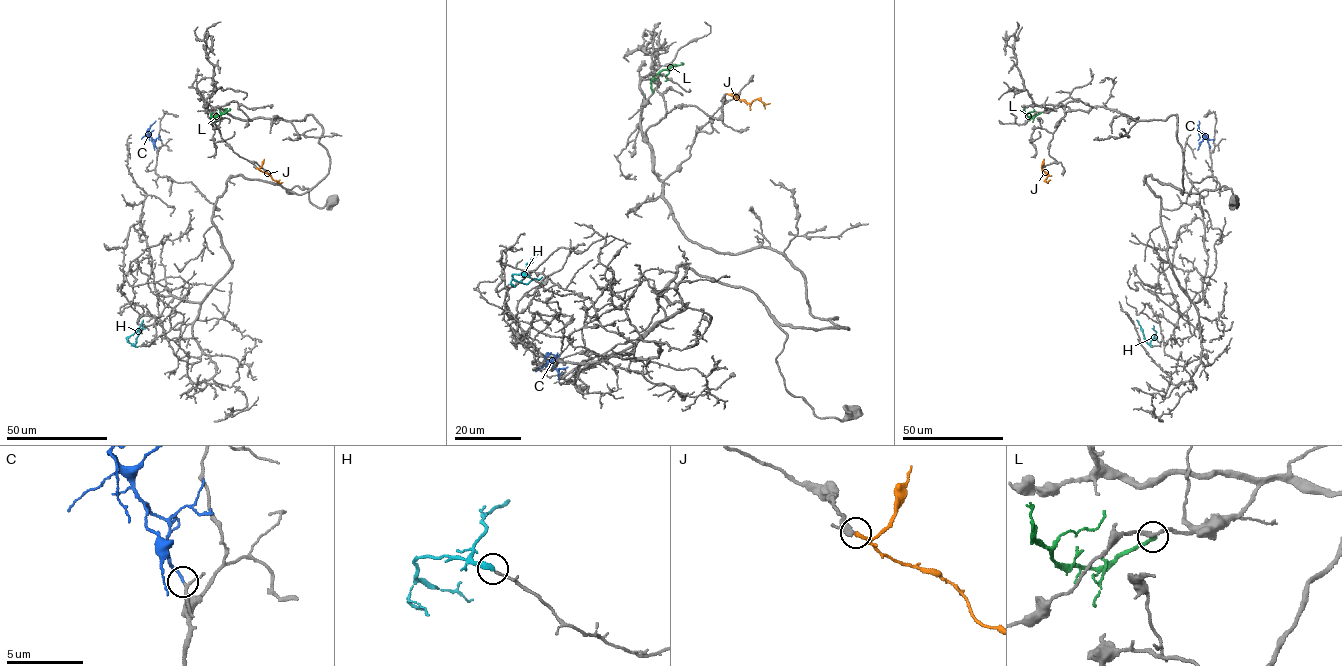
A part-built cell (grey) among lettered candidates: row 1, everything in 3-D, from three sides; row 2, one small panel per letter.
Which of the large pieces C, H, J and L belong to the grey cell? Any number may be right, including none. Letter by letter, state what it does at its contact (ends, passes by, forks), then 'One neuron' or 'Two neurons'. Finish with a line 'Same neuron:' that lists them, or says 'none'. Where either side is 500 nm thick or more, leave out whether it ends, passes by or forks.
C: It ends there. One neuron
H: It ends there. One neuron
J: It passes by. Two neurons
L: It ends there. Two neurons
Same neuron: C, H

